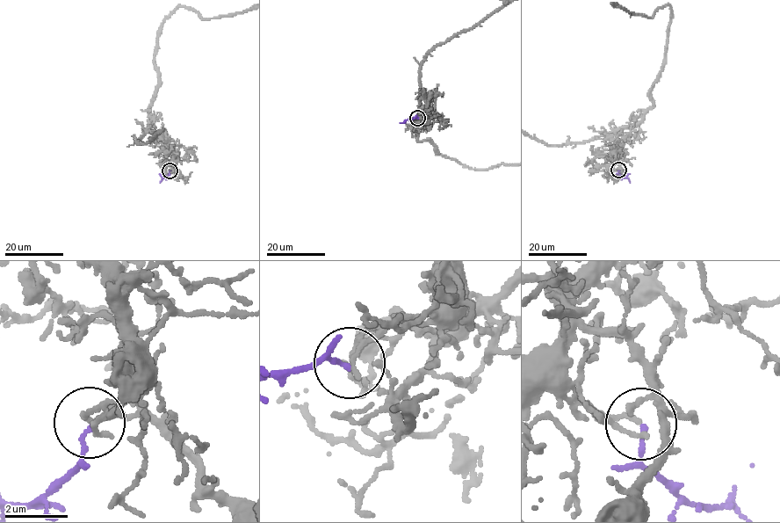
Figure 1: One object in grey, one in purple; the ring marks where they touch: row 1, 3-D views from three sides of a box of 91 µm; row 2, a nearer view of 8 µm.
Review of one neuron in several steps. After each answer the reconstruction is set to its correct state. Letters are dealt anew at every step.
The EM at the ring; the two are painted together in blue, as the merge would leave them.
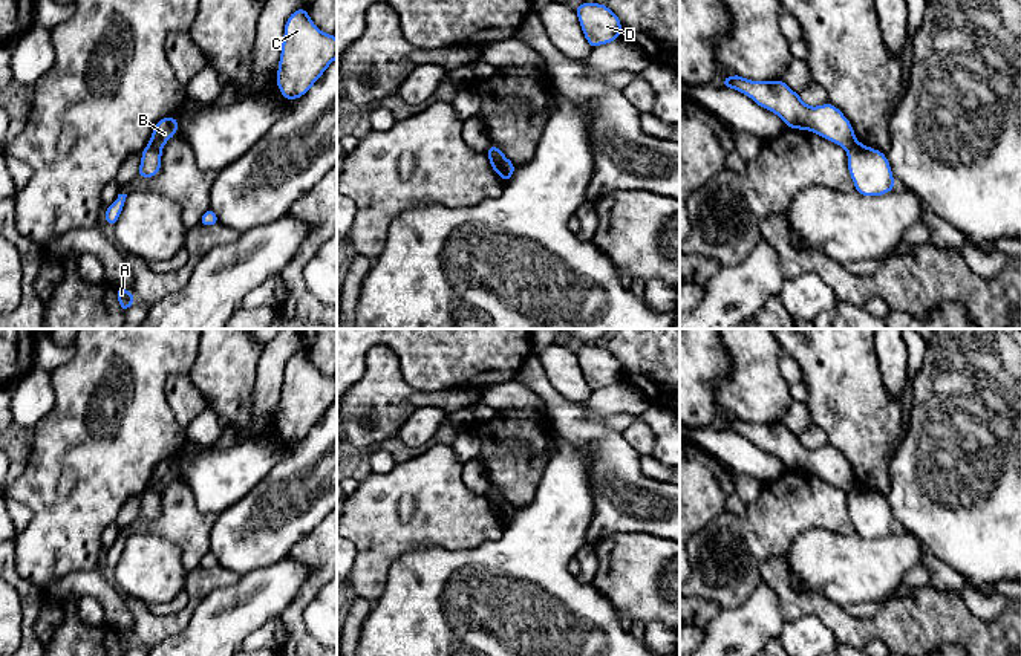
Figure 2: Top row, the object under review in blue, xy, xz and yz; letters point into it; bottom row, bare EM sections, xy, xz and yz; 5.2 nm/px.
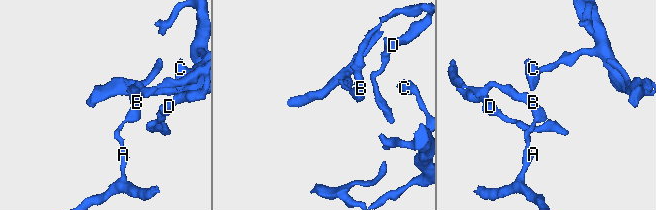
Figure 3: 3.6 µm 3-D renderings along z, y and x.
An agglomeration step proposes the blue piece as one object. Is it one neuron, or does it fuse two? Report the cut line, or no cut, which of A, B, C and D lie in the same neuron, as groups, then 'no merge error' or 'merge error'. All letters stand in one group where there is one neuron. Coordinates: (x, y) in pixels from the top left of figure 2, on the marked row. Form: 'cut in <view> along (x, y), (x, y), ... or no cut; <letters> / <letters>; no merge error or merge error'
cut in xy along (147, 146), (161, 147); A / B C D; merge error

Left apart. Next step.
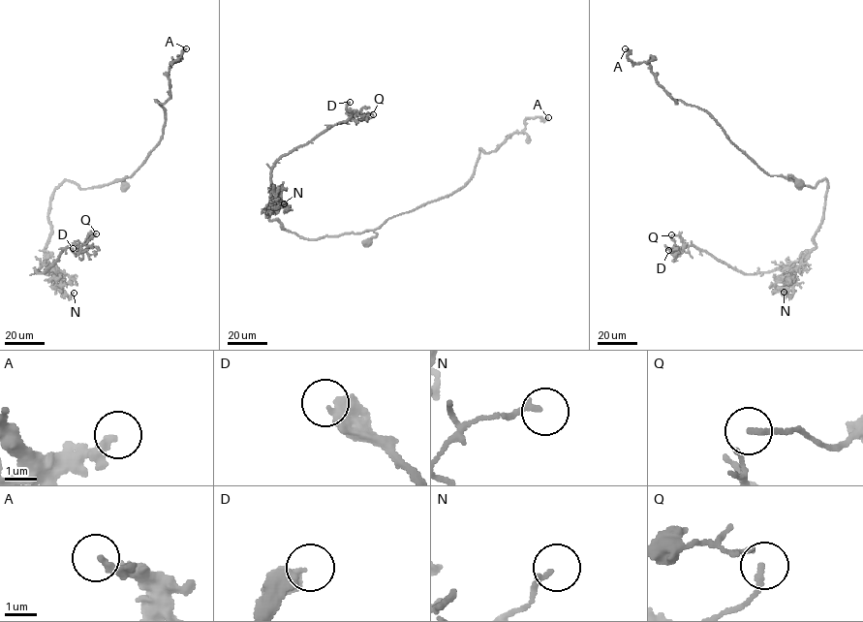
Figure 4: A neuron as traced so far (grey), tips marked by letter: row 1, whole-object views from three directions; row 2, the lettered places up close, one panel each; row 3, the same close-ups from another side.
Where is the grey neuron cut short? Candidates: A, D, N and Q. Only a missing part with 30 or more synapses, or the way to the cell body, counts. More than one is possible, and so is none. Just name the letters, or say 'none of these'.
none of these

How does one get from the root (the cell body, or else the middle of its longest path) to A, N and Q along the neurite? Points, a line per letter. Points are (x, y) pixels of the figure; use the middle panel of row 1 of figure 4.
A: (367, 241), (386, 220), (462, 187), (472, 177), (479, 149), (493, 152), (524, 129), (526, 119), (548, 117)
N: (367, 241), (373, 230), (309, 239), (281, 229), (267, 213), (272, 198), (273, 208), (284, 203)
Q: (367, 241), (377, 234), (373, 230), (306, 239), (267, 213), (278, 160), (351, 117), (373, 114)

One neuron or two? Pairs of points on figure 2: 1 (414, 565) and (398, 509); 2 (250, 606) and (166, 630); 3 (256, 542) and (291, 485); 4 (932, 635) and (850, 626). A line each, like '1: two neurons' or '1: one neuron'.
1: two neurons
2: two neurons
3: one neuron
4: one neuron

